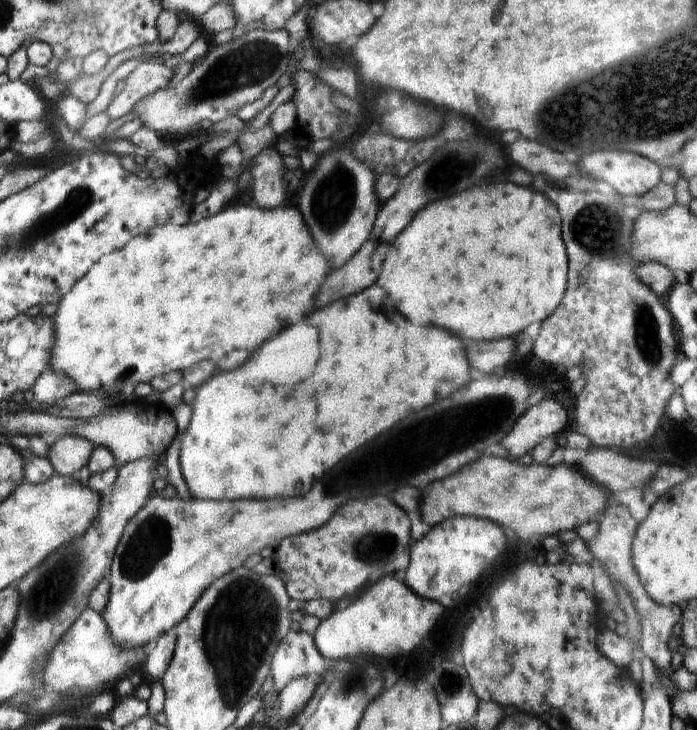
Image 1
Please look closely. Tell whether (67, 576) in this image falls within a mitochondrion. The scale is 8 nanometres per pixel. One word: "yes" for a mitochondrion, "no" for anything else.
yes

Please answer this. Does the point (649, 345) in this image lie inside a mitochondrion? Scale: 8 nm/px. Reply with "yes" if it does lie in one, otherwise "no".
yes

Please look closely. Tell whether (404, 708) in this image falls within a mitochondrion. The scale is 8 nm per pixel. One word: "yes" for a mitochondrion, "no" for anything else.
no

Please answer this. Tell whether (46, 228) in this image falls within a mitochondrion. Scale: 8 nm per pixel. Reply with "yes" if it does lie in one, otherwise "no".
yes

